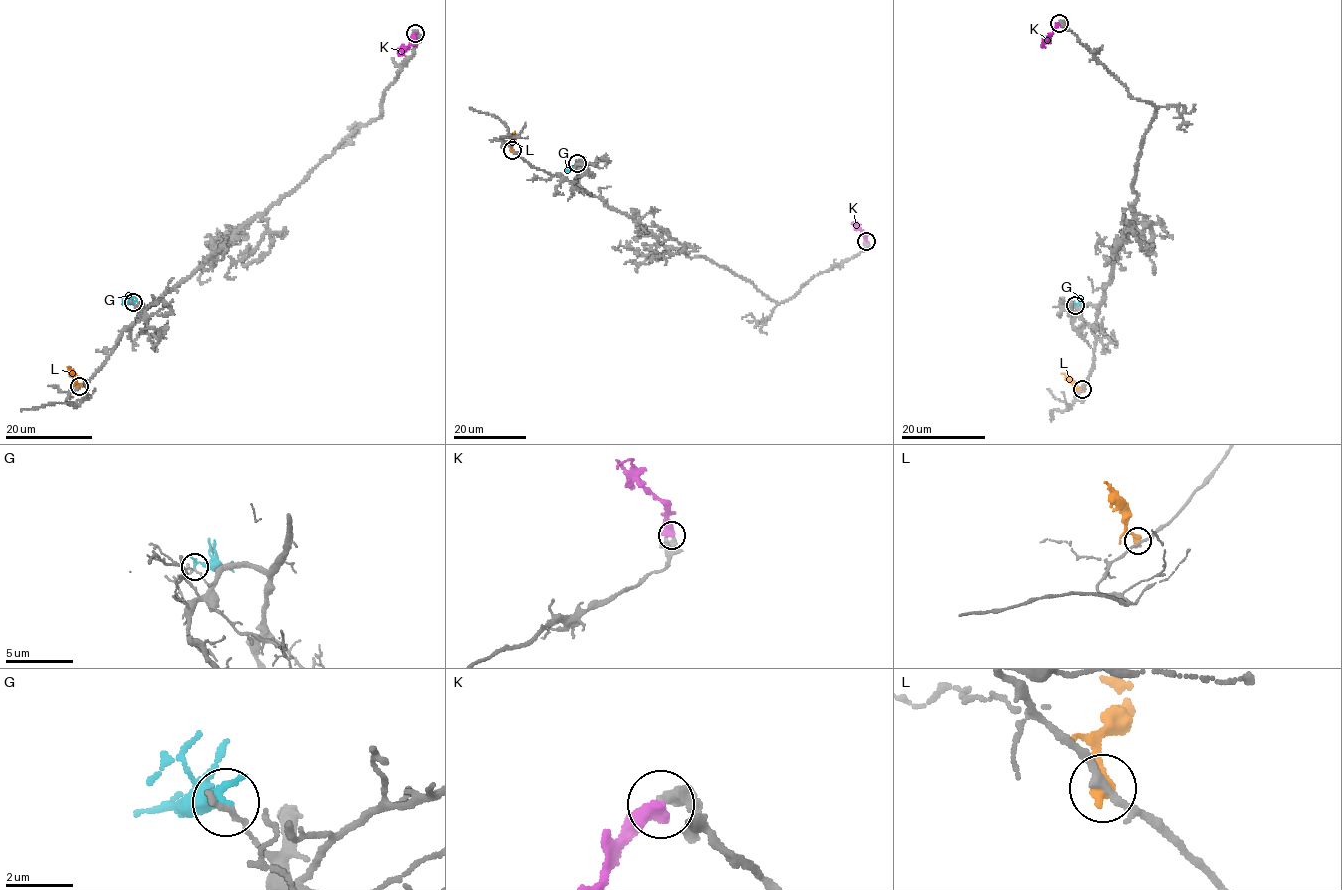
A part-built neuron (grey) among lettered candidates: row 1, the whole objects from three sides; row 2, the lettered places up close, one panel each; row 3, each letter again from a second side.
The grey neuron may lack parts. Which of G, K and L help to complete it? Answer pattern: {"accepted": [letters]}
{"accepted": ["K"]}

